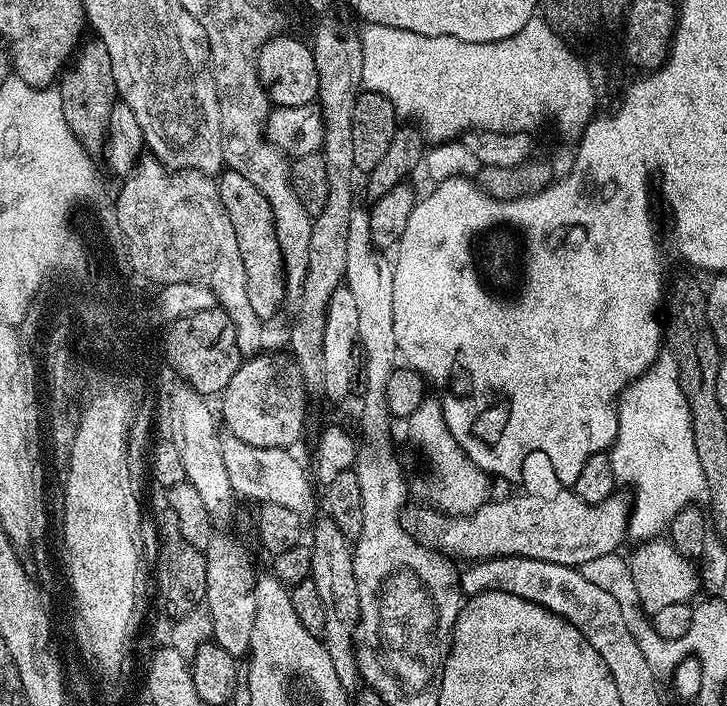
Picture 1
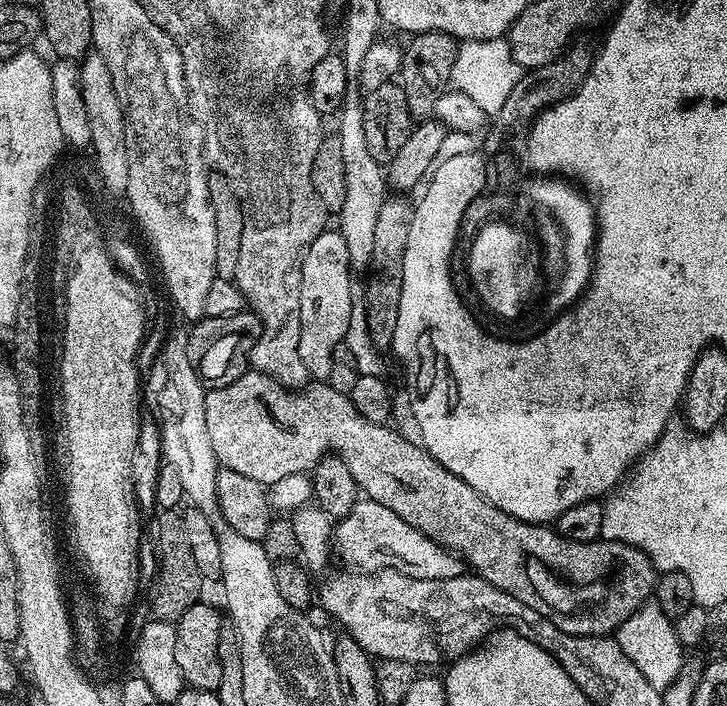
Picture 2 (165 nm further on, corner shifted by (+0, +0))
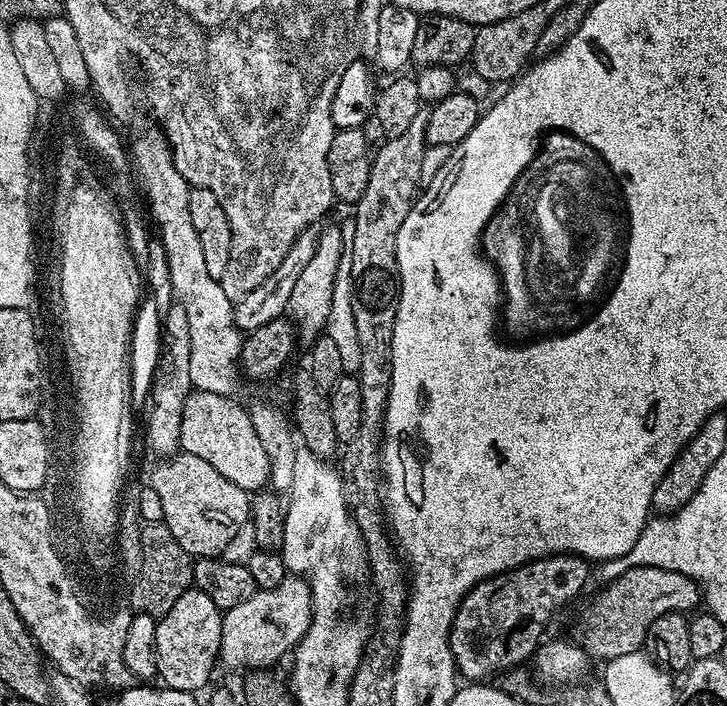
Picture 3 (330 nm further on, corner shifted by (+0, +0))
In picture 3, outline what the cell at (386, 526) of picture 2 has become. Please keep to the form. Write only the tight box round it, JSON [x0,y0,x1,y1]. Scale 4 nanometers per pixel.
[219,574,312,668]

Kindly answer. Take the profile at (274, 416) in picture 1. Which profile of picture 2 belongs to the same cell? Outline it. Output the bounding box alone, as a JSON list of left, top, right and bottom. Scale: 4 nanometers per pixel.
[205,370,658,636]

